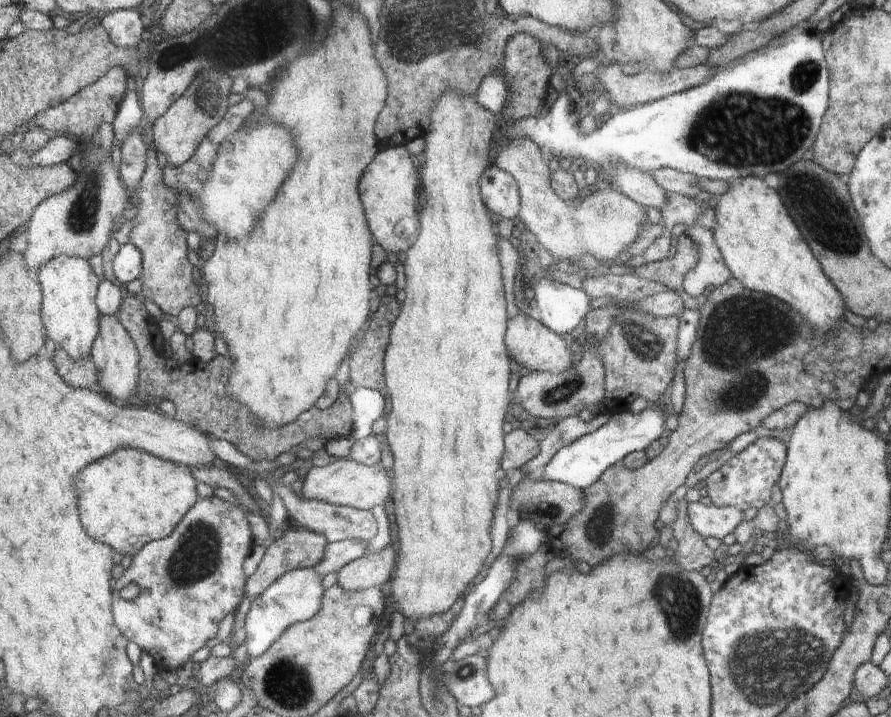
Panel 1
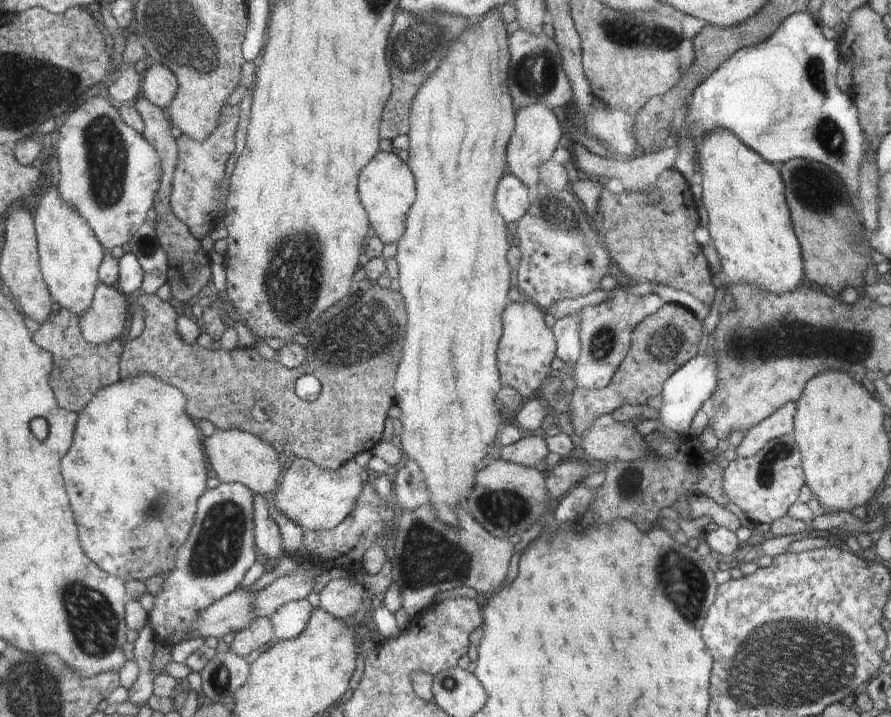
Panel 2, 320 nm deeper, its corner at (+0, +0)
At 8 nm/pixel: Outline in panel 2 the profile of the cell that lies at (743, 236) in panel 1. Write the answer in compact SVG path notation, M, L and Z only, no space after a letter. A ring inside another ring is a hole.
M712 130L704 134L697 148L696 162L697 181L702 185L702 204L710 219L711 244L718 252L720 272L726 276L725 284L751 284L764 293L782 296L805 283L804 258L792 227L778 167L766 162L730 130Z

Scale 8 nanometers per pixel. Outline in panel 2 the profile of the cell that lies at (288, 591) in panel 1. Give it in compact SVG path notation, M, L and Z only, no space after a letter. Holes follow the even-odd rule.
M290 600L274 610L272 616L266 616L272 624L274 638L289 640L300 636L306 629L313 607L308 600Z

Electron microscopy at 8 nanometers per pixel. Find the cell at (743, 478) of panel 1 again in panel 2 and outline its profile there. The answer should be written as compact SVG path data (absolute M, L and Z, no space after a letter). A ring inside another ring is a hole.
M786 434L773 440L768 440L757 454L747 458L737 457L724 468L723 487L731 504L738 506L754 524L772 524L788 515L789 508L798 501L800 490L805 485L802 472L800 452L794 440L794 434Z

